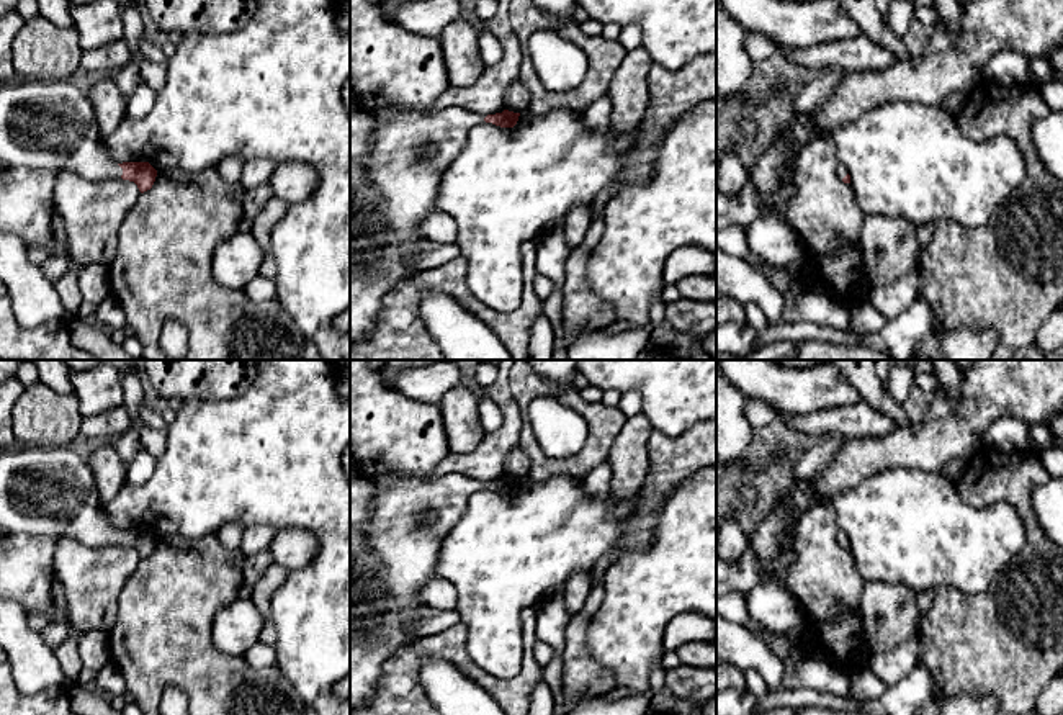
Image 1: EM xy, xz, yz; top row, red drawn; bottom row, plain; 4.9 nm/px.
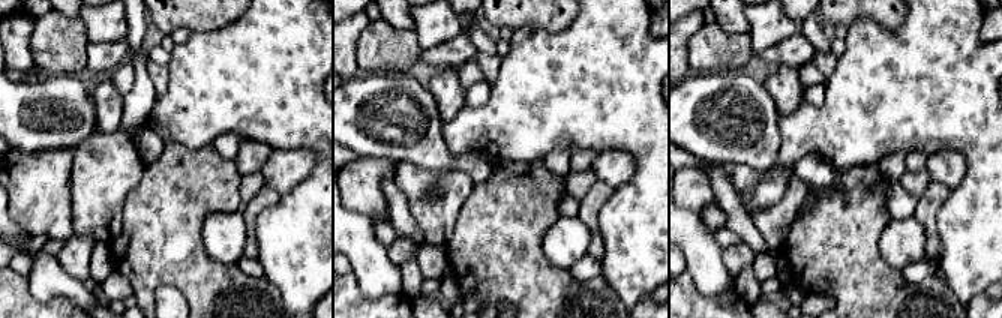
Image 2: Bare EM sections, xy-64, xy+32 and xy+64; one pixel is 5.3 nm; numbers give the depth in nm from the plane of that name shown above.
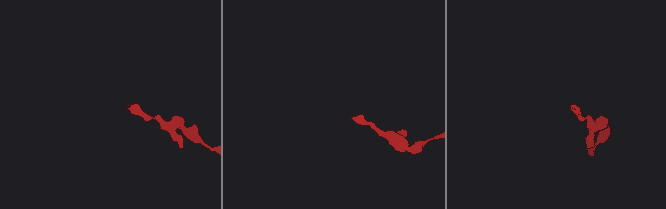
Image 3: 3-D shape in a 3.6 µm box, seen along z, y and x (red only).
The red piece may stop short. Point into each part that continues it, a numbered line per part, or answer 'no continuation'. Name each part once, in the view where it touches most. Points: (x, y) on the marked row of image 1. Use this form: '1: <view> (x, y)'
1: xy (51, 125)

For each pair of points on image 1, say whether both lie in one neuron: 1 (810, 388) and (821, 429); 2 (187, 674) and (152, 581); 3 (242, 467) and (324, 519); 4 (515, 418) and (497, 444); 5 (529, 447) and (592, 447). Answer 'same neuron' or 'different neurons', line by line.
1: different neurons
2: same neuron
3: same neuron
4: same neuron
5: same neuron

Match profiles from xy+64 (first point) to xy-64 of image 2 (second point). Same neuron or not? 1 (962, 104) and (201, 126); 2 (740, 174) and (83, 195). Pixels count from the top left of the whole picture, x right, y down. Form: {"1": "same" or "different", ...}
{"1": "same", "2": "same"}

